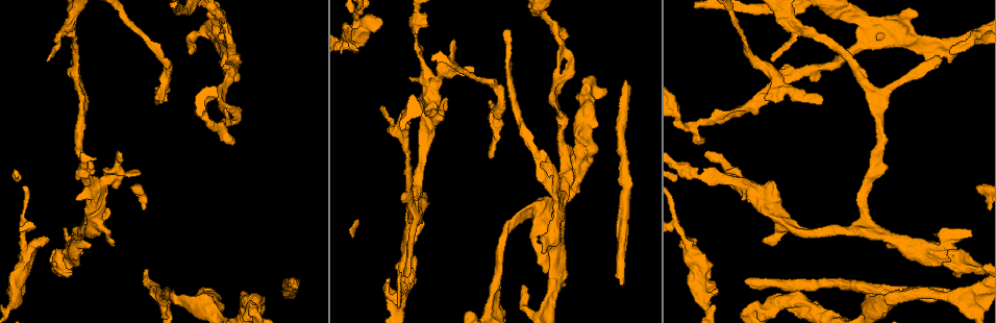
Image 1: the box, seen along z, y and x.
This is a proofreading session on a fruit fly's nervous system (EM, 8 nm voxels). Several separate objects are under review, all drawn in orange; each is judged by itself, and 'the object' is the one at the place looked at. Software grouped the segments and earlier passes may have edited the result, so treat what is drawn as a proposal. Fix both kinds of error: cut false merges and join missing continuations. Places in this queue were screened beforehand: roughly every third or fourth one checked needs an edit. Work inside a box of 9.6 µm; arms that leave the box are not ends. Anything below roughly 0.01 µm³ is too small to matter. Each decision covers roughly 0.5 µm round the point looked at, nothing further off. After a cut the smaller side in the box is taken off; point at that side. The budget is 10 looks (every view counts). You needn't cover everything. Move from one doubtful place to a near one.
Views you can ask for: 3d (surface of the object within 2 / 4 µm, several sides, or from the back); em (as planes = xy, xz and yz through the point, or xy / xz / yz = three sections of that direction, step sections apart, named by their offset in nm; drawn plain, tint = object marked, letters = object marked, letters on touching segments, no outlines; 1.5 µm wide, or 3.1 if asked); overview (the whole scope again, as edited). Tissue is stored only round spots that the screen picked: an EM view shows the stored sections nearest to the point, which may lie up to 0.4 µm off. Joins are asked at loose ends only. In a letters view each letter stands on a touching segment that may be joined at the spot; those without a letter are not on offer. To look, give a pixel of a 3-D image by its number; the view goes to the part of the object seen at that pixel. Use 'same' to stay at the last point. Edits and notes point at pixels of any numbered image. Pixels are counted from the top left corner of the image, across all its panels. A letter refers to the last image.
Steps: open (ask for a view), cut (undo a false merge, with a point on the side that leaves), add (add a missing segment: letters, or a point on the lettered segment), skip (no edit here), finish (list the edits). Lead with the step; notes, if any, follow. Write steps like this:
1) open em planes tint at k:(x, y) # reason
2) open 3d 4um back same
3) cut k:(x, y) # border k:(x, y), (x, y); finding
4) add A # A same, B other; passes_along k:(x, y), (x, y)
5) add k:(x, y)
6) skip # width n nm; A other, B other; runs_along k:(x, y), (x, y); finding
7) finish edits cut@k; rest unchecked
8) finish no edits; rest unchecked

open em planes tint at 1:(361, 27) # branch point

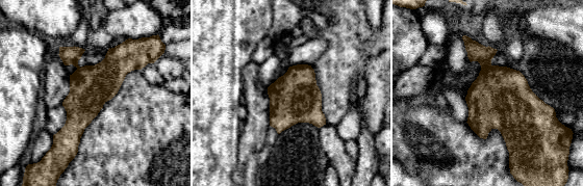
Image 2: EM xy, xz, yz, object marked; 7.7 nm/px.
open em planes letters same # what lies round it

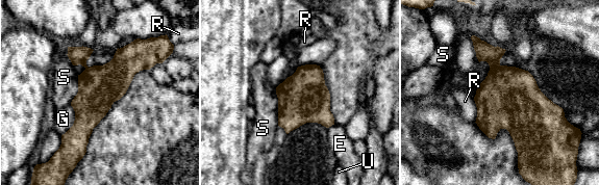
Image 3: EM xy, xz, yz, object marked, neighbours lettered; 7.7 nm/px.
cut 3:(484, 52) # width 340 nm; E other, G other, R other, S other, U other; border 3:(499, 64), (490, 70); a second neuron is stuck on

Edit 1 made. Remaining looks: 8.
open 3d 4um at 1:(118, 153) # free end

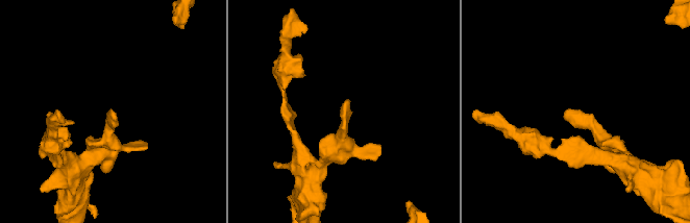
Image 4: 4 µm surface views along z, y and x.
open em planes letters at 4:(566, 113)

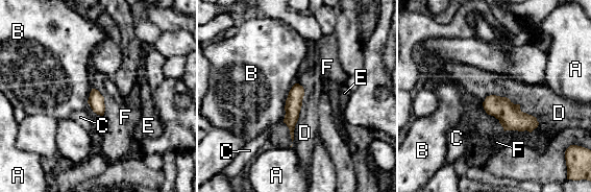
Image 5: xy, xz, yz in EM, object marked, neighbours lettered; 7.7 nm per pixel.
skip # width 120 nm; A other, B other, C other, D other, E other, F other; border 5:(104, 98), (104, 113), (102, 115); no lettered segment goes on from it

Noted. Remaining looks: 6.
open em planes letters at 1:(407, 276) # an open end

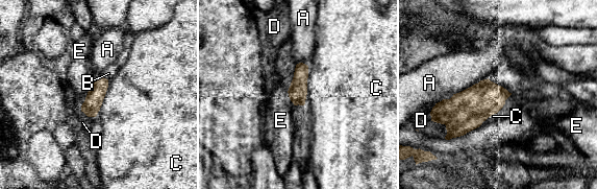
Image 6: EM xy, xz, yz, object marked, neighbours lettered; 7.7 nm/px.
skip # width 140 nm; A other, B other, C other, D other, E other; border 6:(308, 67), (307, 94), (303, 104); no lettered segment goes on from it

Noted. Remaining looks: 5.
open em planes tint at 1:(804, 310)

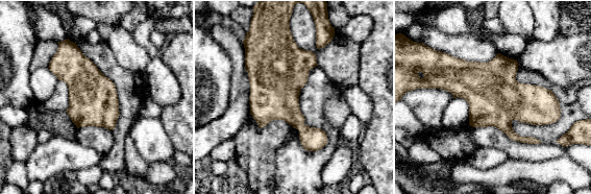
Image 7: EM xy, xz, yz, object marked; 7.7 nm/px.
open em planes letters same # see the neighbours

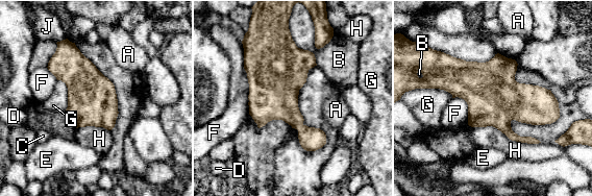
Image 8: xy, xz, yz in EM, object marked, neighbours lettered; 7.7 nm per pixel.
skip # width 380 nm; A other, B other, C other, D other, E other, F other, G other, H other, J other; border 8:(57, 79), (67, 88), (64, 111); all the same neuron

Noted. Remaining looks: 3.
finish edits cut@3; rest unchecked

